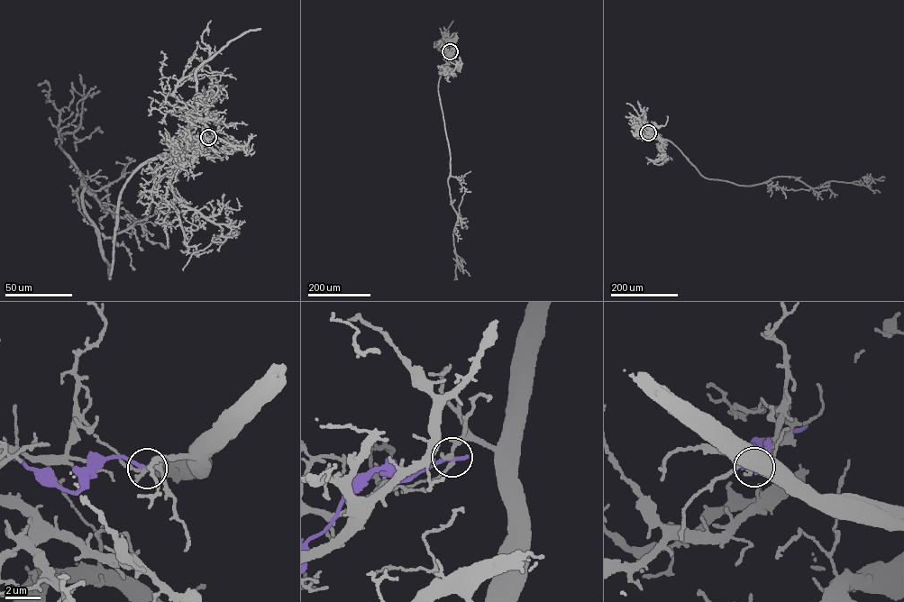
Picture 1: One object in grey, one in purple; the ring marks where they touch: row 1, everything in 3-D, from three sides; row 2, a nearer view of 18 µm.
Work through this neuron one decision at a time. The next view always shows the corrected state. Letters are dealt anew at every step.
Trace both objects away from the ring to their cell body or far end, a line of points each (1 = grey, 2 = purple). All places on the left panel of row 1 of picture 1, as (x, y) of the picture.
1: (208, 137), (126, 182), (110, 277), (81, 177), (95, 194), (59, 146), (48, 83), (38, 85)
2: (208, 137), (202, 139), (194, 136)

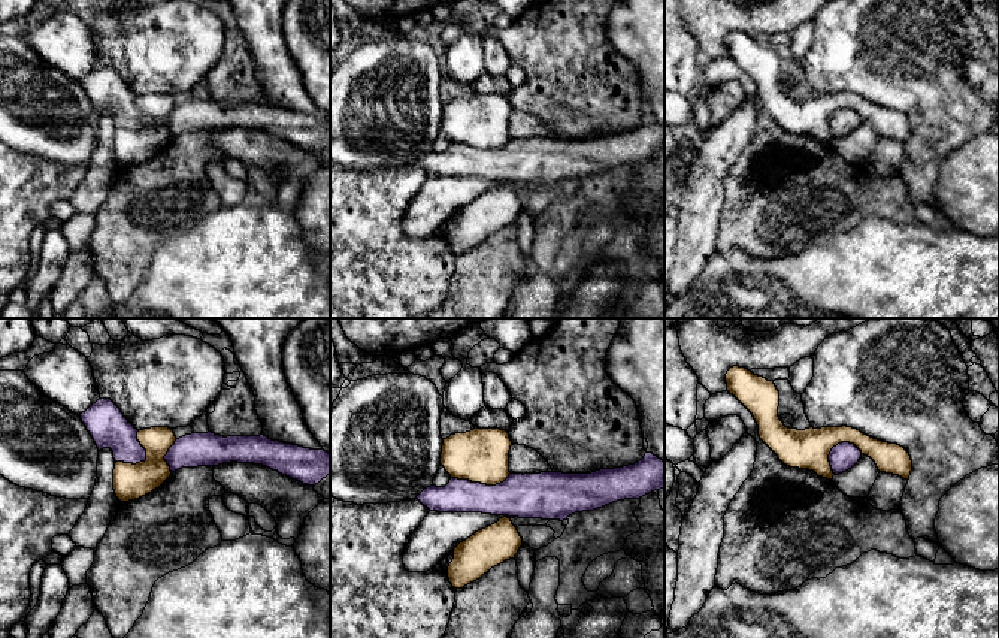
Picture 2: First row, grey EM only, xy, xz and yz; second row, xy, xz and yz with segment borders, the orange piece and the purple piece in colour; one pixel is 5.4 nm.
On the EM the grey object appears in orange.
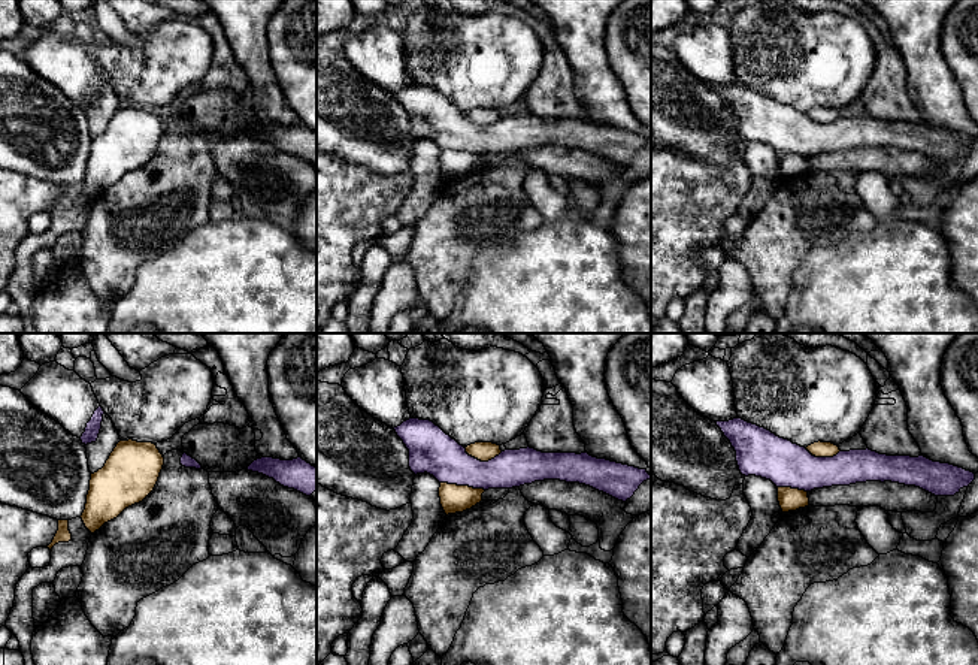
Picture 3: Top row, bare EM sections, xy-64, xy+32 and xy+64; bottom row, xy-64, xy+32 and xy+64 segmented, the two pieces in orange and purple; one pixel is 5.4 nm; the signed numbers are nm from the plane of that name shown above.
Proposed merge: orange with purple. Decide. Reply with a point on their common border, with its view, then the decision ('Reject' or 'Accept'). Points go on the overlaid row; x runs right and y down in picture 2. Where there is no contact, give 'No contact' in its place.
Touches orange at xz (481, 483). Reject

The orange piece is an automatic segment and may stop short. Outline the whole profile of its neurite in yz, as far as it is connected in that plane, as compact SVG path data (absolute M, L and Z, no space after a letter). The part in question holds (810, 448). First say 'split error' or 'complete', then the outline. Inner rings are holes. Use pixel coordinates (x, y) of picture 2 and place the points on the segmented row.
complete; M733 366L726 374L726 383L727 391L753 414L760 439L784 465L809 469L818 477L832 480L835 474L829 454L838 444L850 442L862 454L871 457L880 472L909 480L912 460L903 447L874 439L847 426L788 429L778 417L779 391L774 381L754 375L745 368Z

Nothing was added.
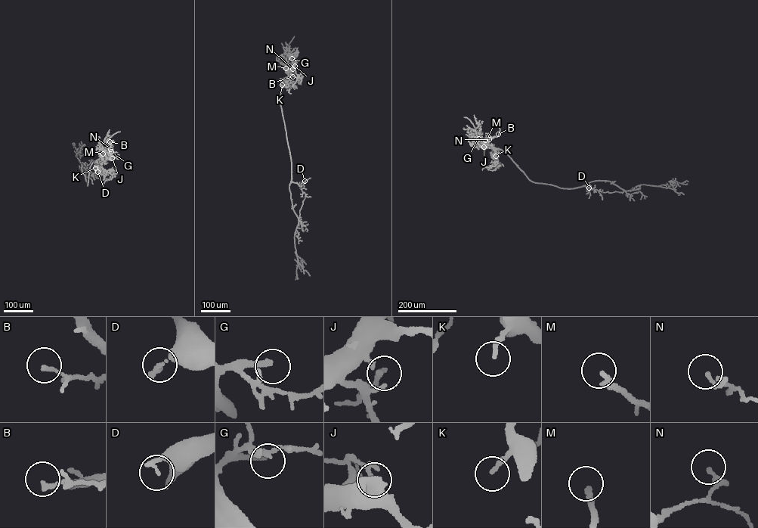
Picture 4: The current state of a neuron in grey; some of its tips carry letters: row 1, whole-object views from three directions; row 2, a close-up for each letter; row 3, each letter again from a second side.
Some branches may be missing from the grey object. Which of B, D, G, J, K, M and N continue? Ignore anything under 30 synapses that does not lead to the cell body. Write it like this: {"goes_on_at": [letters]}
{"goes_on_at": ["G", "K", "M"]}

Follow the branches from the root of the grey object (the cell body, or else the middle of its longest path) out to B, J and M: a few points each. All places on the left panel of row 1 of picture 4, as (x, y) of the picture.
B: (88, 183), (90, 166), (94, 161), (103, 159), (104, 153), (111, 146), (109, 141)
J: (88, 183), (90, 167), (93, 163), (106, 155), (112, 158)
M: (88, 183), (90, 166), (94, 161), (103, 159), (103, 153)

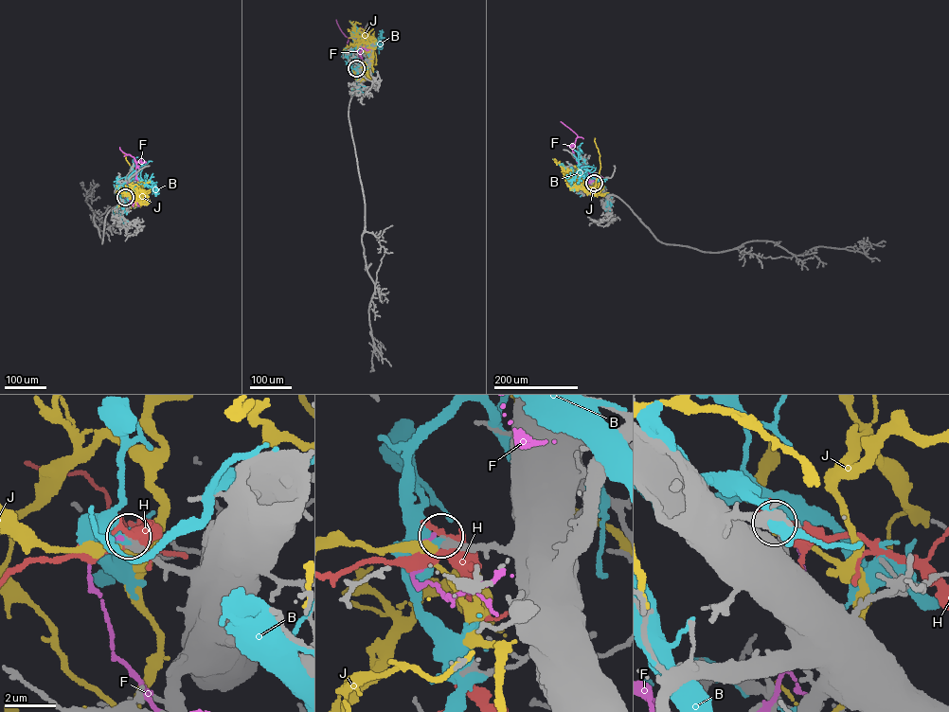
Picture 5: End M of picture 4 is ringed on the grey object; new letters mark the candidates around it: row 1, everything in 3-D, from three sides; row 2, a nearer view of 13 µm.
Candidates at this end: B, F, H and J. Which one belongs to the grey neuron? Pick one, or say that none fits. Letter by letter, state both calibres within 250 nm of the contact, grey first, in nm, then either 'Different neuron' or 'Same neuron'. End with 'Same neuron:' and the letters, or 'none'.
B: Thickness 300 nm (grey) against 360 nm. Different neuron
F: Thickness 240 nm (grey) against 110 nm. Different neuron
H: Thickness 320 nm (grey) against 340 nm. Different neuron
J: Thickness 280 nm (grey) against 280 nm. Different neuron
Same neuron: none

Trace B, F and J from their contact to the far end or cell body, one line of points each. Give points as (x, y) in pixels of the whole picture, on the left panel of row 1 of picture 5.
B: (125, 197), (126, 191), (134, 186), (131, 184), (140, 188), (141, 185), (136, 189)
F: (124, 197), (126, 201), (135, 184), (136, 163), (134, 157), (119, 147)
J: (124, 197), (130, 193), (145, 194), (122, 152)

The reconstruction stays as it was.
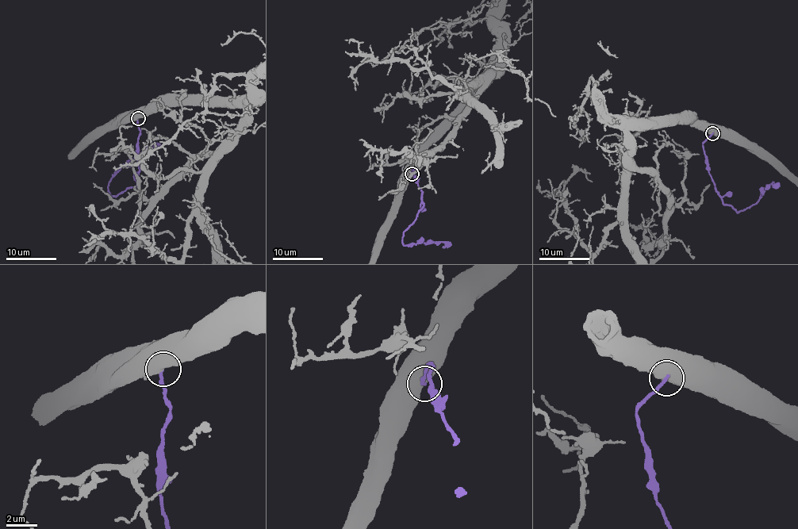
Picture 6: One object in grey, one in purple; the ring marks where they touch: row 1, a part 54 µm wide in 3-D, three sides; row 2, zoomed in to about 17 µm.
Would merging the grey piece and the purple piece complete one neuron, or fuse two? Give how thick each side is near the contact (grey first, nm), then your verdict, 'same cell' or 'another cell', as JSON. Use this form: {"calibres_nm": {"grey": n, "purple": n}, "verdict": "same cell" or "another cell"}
{"calibres_nm": {"grey": 700, "purple": 190}, "verdict": "another cell"}

